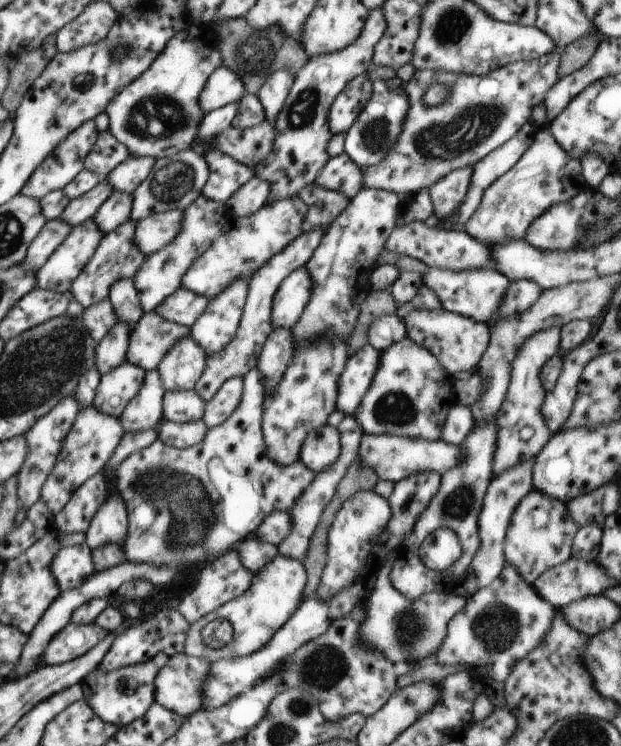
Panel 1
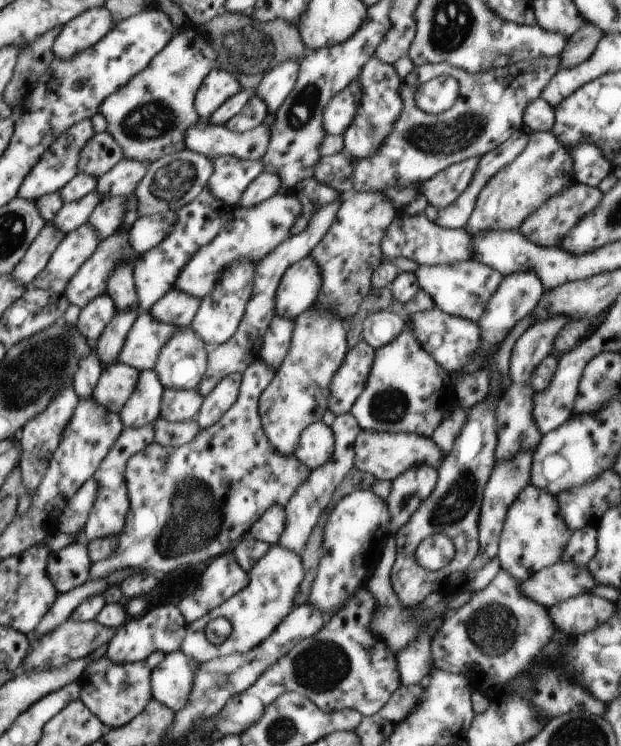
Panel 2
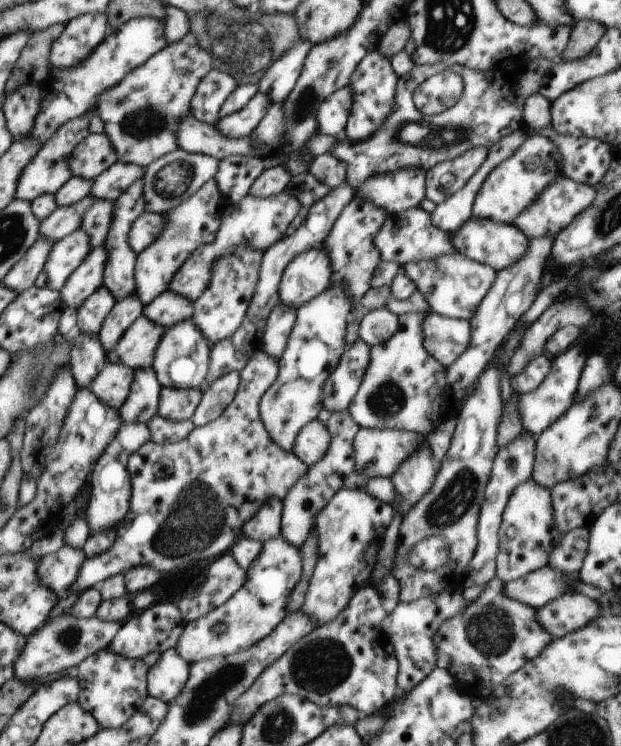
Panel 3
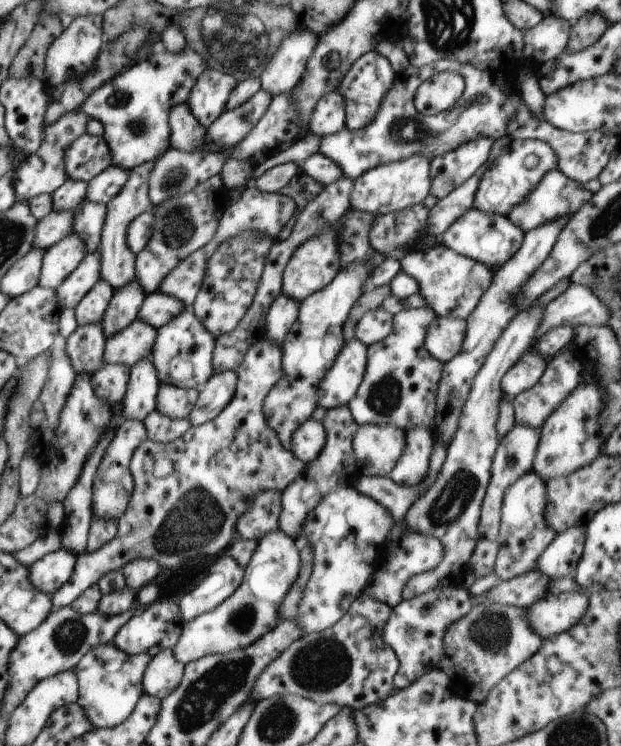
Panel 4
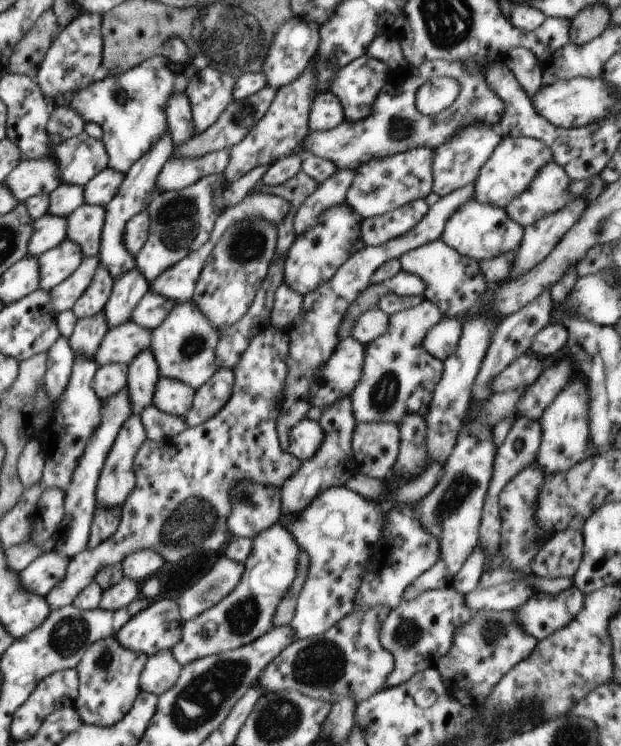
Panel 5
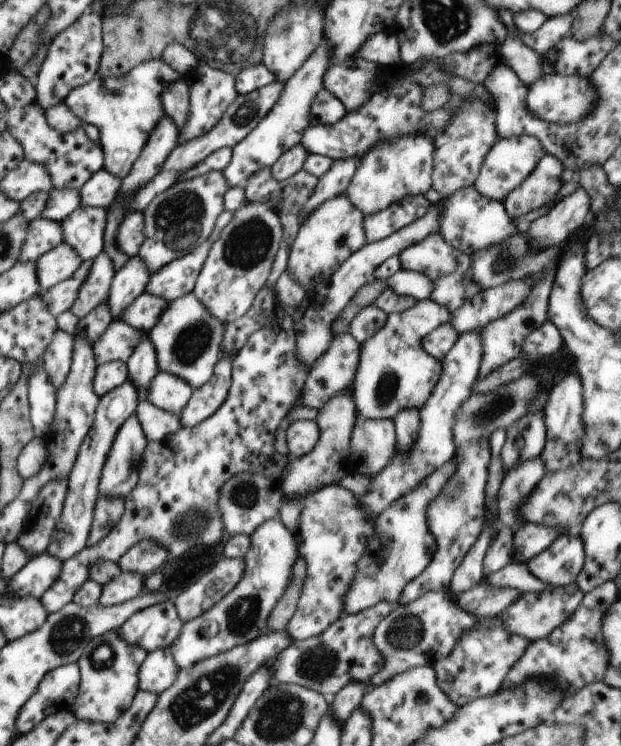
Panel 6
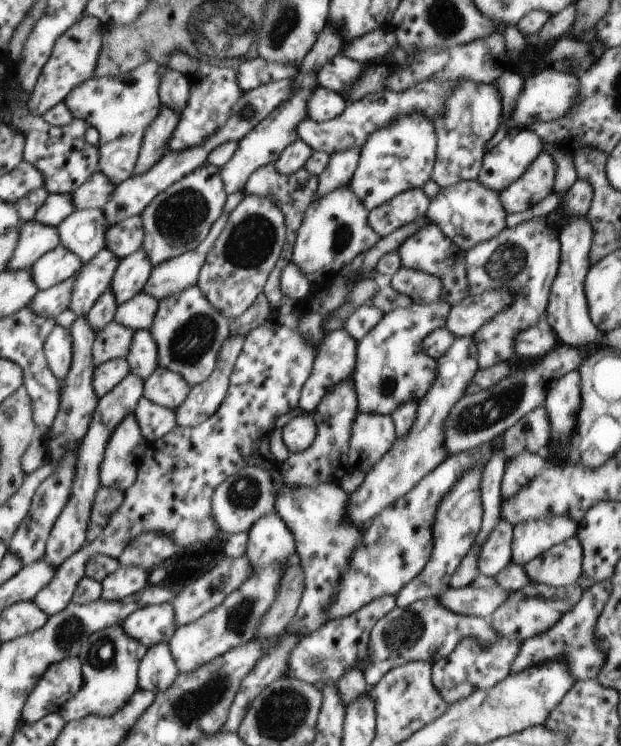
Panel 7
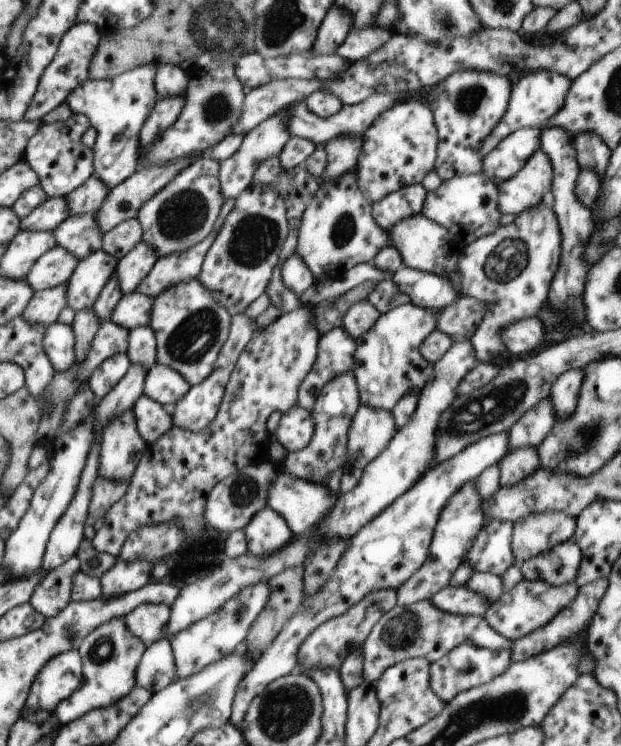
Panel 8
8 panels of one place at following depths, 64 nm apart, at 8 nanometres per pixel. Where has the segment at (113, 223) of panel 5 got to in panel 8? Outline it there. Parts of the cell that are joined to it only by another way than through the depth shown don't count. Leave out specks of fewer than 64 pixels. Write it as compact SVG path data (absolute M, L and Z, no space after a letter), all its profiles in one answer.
M185 93L180 97L170 97L167 99L159 98L157 100L156 106L150 113L149 118L145 120L142 130L140 131L140 146L142 149L151 147L178 120L185 103L186 94L188 93Z

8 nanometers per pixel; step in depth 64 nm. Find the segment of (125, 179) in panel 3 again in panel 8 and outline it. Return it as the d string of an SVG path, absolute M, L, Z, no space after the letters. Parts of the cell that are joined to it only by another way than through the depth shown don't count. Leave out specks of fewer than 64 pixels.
M92 175L84 184L64 198L72 215L85 212L96 213L100 210L109 192L108 185L105 185L98 176Z

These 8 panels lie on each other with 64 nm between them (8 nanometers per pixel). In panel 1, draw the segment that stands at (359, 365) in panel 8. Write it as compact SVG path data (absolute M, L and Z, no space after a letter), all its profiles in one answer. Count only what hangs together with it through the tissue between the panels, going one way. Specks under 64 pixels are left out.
M407 336L381 351L381 362L372 384L353 415L363 432L369 435L438 440L450 406L458 403L450 379L438 358Z

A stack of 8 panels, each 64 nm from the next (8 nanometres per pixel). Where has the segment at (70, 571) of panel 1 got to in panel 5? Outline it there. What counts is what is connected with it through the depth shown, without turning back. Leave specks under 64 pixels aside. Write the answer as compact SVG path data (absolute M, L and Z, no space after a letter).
M56 550L35 558L19 572L21 587L35 595L45 597L66 576L71 558Z

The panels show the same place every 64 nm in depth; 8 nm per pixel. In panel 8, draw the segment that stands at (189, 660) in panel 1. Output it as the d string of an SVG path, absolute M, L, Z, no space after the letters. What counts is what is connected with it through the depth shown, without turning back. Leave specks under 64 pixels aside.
M169 639L147 646L135 672L137 685L154 694L176 678L177 668Z

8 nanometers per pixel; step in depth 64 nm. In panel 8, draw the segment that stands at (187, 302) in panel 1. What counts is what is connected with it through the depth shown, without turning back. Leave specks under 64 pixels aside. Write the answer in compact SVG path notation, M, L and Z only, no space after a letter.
M134 292L124 295L114 307L110 320L129 331L136 327L148 327L151 321L153 298Z

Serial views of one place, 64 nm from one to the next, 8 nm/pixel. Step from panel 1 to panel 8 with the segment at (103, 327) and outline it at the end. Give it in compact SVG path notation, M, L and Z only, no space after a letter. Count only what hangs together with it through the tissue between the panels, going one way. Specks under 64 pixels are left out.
M104 250L79 259L67 282L67 305L76 312L90 309L107 281L115 276L115 265L115 256Z

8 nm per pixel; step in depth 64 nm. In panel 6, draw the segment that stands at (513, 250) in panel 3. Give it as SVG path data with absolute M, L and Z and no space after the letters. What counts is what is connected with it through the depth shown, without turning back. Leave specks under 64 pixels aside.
M473 186L464 187L440 200L436 205L441 212L439 232L447 243L466 254L486 250L506 241L517 234L517 226L507 215L502 202L493 201L482 196Z

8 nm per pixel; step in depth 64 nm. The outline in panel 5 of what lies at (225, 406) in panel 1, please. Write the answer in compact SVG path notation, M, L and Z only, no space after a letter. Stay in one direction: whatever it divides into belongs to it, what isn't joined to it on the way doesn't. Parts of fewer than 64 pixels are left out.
M218 369L210 380L195 392L193 403L184 418L188 427L197 427L216 416L230 400L235 376L233 369Z

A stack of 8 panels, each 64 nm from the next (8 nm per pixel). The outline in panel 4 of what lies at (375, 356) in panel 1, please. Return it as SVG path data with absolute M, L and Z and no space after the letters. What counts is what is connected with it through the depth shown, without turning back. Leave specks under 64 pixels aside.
M360 339L345 342L332 368L319 384L317 406L330 410L349 403L362 382L367 352L367 346Z

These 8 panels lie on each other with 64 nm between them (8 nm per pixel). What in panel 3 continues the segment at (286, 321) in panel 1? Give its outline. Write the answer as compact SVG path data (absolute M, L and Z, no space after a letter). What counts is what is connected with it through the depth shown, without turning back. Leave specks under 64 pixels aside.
M324 248L310 249L298 255L283 272L279 302L298 310L328 288L333 274Z

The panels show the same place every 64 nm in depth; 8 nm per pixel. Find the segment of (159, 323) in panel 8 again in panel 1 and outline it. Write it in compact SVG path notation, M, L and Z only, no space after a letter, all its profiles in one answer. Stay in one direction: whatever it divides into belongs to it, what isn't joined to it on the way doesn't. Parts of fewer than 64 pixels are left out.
M192 336L176 342L157 369L165 391L193 390L204 373L206 360L207 353Z

